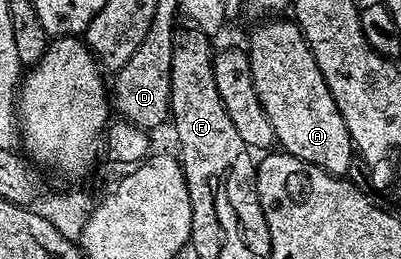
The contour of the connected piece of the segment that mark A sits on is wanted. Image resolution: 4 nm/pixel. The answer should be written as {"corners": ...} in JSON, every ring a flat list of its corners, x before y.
{"corners":[[266,19,250,33,251,77,256,95,274,128,274,140,285,152,320,167,325,173,346,175,356,150,350,143,344,119,316,67,306,36,293,20]]}

